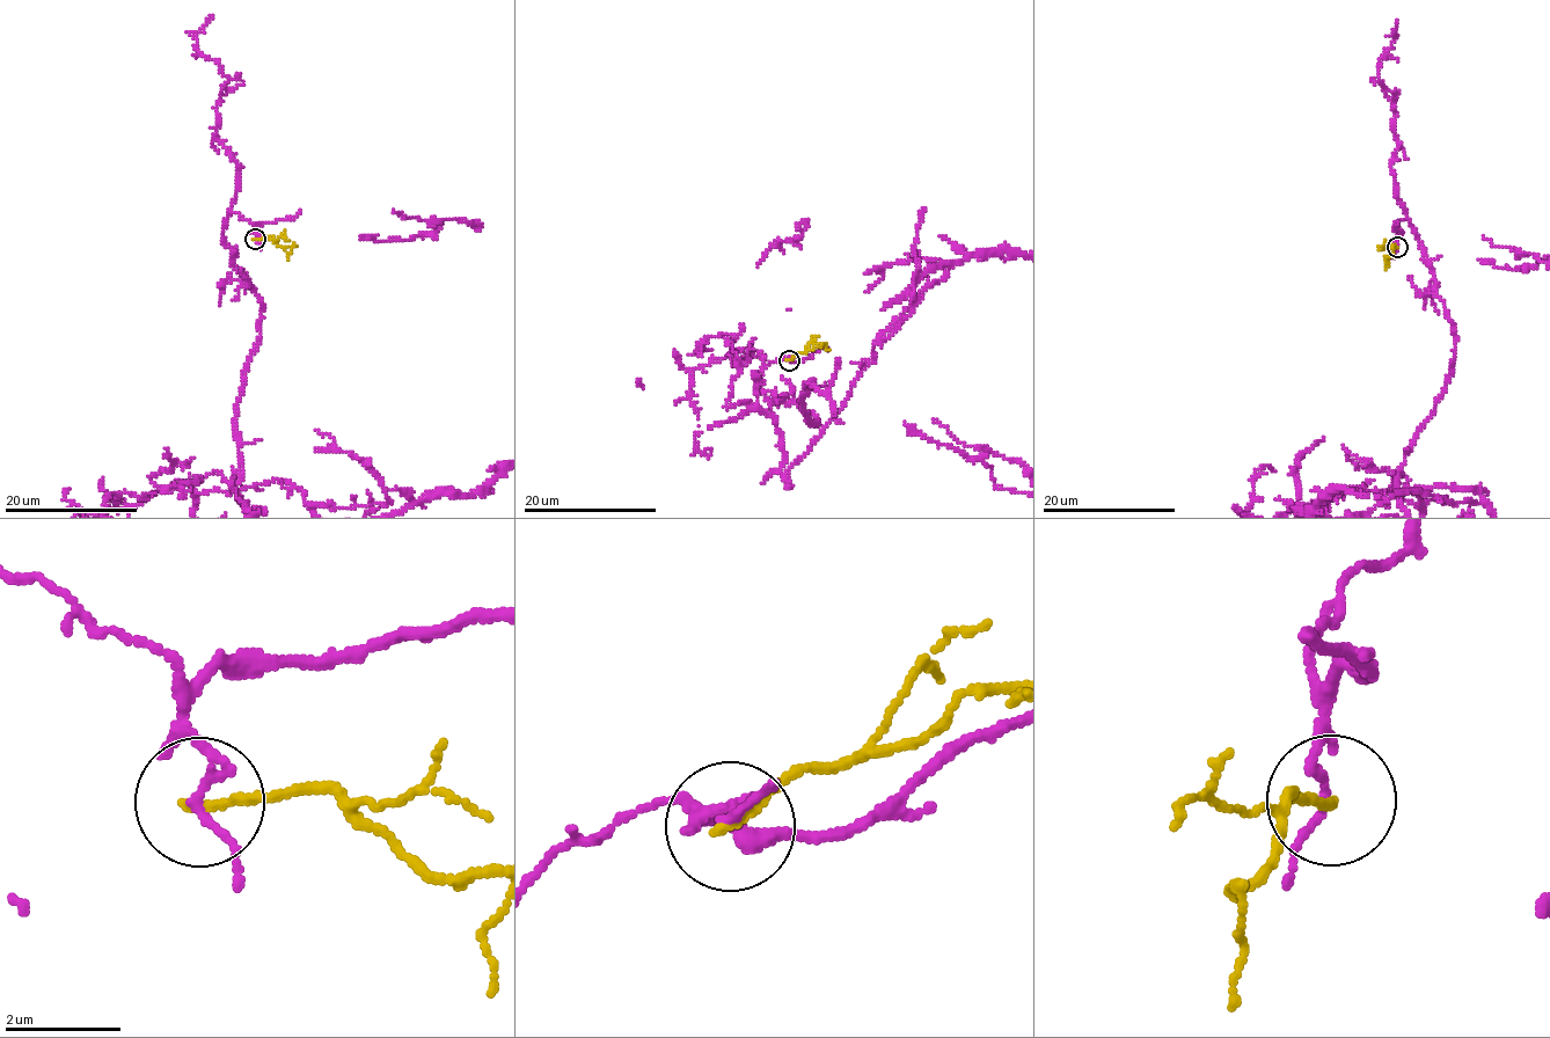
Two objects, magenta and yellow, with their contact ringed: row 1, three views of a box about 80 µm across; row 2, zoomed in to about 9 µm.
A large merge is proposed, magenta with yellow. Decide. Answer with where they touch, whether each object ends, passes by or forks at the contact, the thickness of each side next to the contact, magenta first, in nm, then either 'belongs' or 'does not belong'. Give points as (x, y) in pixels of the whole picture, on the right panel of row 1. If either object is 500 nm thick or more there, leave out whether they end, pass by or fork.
(1397, 247) | magenta passes by | yellow ends | 140/170 nm | does not belong

